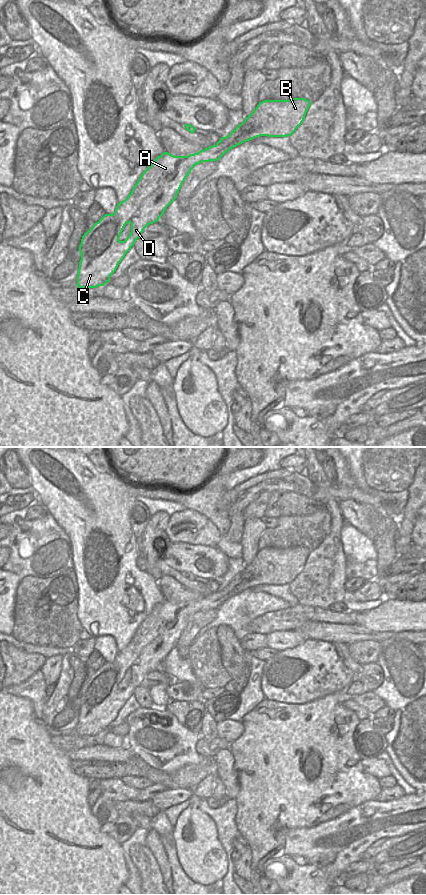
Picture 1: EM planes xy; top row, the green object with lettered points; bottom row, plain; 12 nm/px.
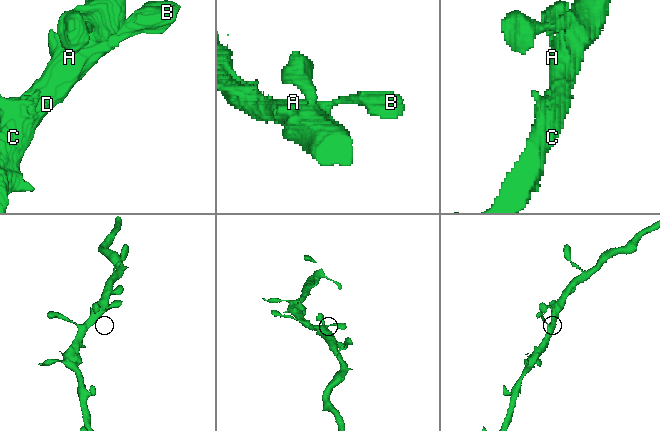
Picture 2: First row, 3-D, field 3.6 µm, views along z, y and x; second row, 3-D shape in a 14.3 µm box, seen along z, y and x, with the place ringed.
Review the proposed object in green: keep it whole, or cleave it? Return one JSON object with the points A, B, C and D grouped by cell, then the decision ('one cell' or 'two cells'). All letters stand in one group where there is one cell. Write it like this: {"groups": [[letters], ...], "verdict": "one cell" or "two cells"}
{"groups": [["A", "B", "C", "D"]], "verdict": "one cell"}

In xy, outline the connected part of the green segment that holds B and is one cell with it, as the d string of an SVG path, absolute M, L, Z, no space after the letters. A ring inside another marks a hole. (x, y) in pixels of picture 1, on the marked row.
M305 98L264 100L259 102L254 111L228 136L221 137L215 145L188 156L174 156L168 152L158 156L142 173L128 197L118 203L115 212L105 214L82 236L79 246L81 260L76 285L79 288L96 288L110 282L110 276L134 246L135 241L141 237L143 230L157 222L166 208L177 198L183 182L195 165L218 161L230 149L260 136L290 137L304 121L310 105L311 102ZM127 223L131 224L131 232L124 241L120 241L119 237Z

